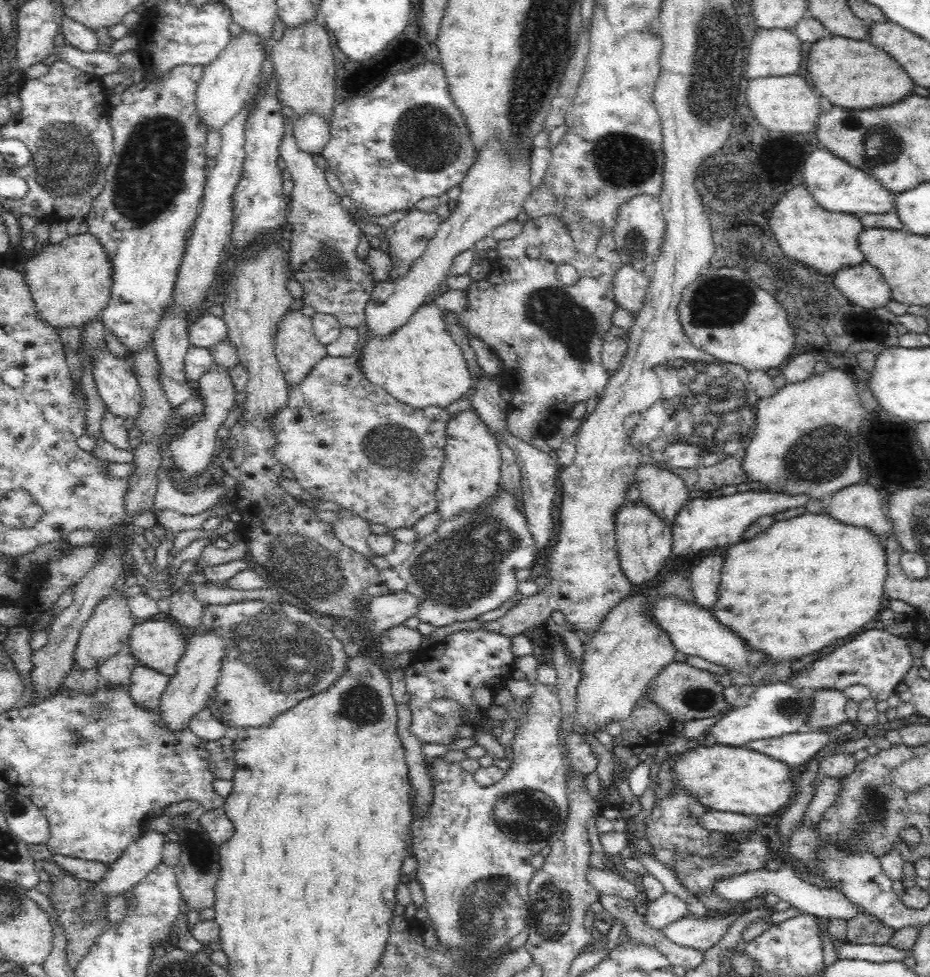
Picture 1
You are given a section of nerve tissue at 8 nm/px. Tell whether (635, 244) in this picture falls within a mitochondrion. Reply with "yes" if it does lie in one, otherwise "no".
yes

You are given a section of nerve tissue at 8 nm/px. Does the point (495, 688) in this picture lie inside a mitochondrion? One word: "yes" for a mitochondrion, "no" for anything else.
no

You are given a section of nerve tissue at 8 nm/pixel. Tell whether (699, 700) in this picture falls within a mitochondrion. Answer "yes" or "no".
yes

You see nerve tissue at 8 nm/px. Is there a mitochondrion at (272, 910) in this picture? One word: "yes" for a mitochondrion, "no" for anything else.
no

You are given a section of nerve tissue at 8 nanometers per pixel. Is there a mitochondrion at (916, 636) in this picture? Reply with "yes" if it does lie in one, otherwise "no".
no

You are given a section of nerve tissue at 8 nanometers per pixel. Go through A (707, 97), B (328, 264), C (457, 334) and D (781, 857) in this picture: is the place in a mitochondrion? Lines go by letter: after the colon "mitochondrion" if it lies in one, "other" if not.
A: mitochondrion
B: mitochondrion
C: other
D: other

